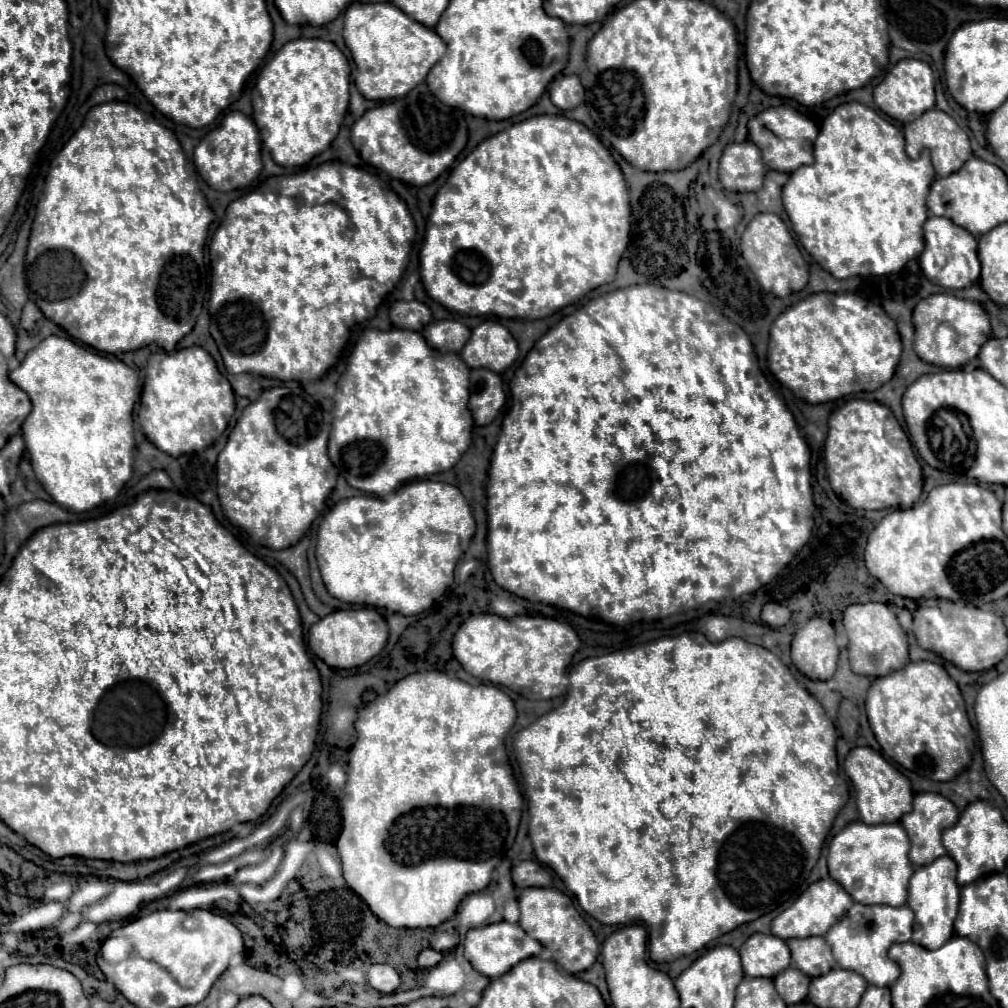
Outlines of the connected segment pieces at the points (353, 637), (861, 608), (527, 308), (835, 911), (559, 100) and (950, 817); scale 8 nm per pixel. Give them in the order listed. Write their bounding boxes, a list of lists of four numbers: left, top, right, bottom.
[[308,607,388,669],[844,603,908,677],[420,115,630,319],[772,879,852,939],[550,75,584,111],[902,793,958,865]]

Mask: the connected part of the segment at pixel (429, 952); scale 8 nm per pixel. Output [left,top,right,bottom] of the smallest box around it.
[418,949,442,967]

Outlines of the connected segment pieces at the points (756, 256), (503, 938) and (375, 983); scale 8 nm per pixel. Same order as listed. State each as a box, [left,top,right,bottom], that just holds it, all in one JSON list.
[[740,213,808,297],[464,921,542,979],[368,965,400,993]]

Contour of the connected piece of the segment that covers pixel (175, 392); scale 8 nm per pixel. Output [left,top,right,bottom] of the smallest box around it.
[138,347,234,457]

